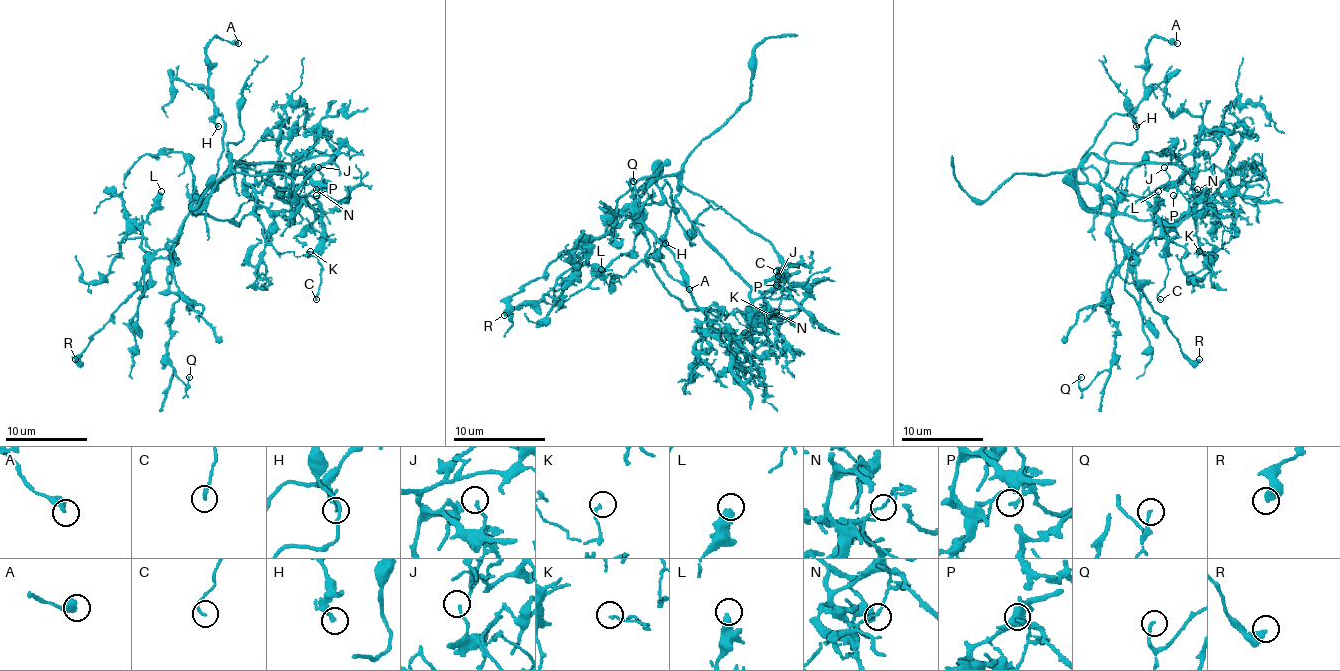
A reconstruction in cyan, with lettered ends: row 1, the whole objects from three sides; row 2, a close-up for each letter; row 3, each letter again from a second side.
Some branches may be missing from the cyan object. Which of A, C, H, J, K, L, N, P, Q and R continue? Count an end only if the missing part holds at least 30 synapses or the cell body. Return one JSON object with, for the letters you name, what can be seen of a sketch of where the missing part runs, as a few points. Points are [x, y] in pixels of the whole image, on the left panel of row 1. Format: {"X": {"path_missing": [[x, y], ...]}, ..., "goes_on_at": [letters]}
{"goes_on_at": []}

